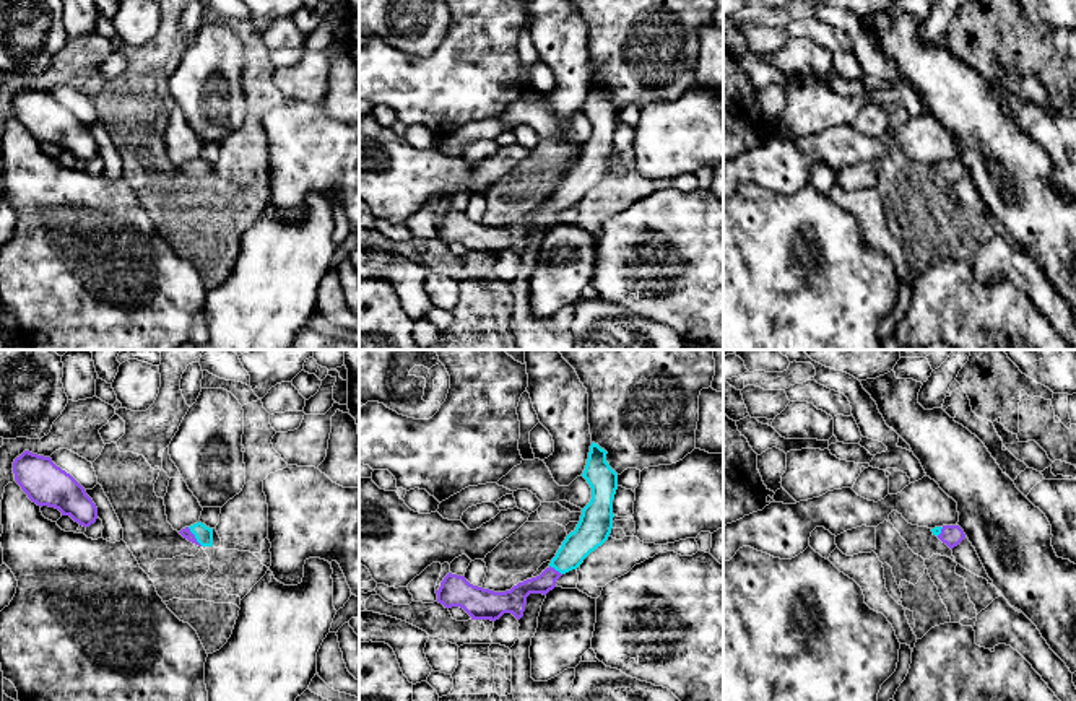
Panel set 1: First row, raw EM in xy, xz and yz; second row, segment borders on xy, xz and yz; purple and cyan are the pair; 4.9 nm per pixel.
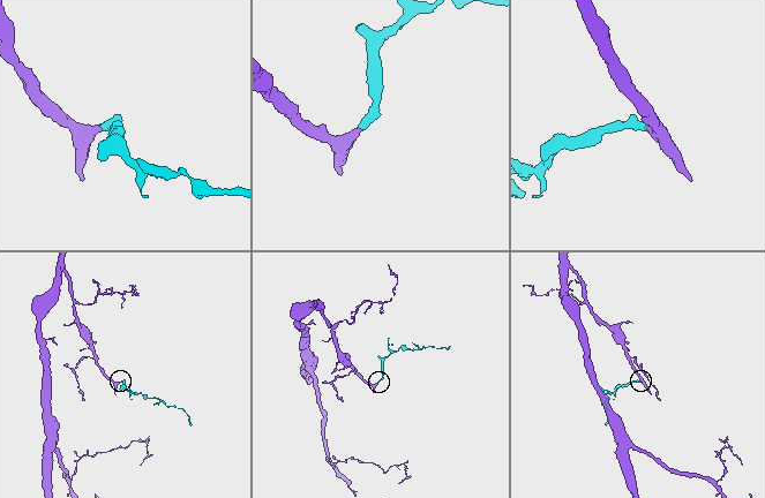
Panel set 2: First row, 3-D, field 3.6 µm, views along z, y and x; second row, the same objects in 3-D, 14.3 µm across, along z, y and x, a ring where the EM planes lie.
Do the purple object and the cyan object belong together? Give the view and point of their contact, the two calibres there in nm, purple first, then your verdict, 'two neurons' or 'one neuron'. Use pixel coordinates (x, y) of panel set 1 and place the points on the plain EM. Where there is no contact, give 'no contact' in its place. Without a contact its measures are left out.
meets purple in xy at (194, 173); 50 nm thick on the purple side, 90 nm on the other; one neuron

